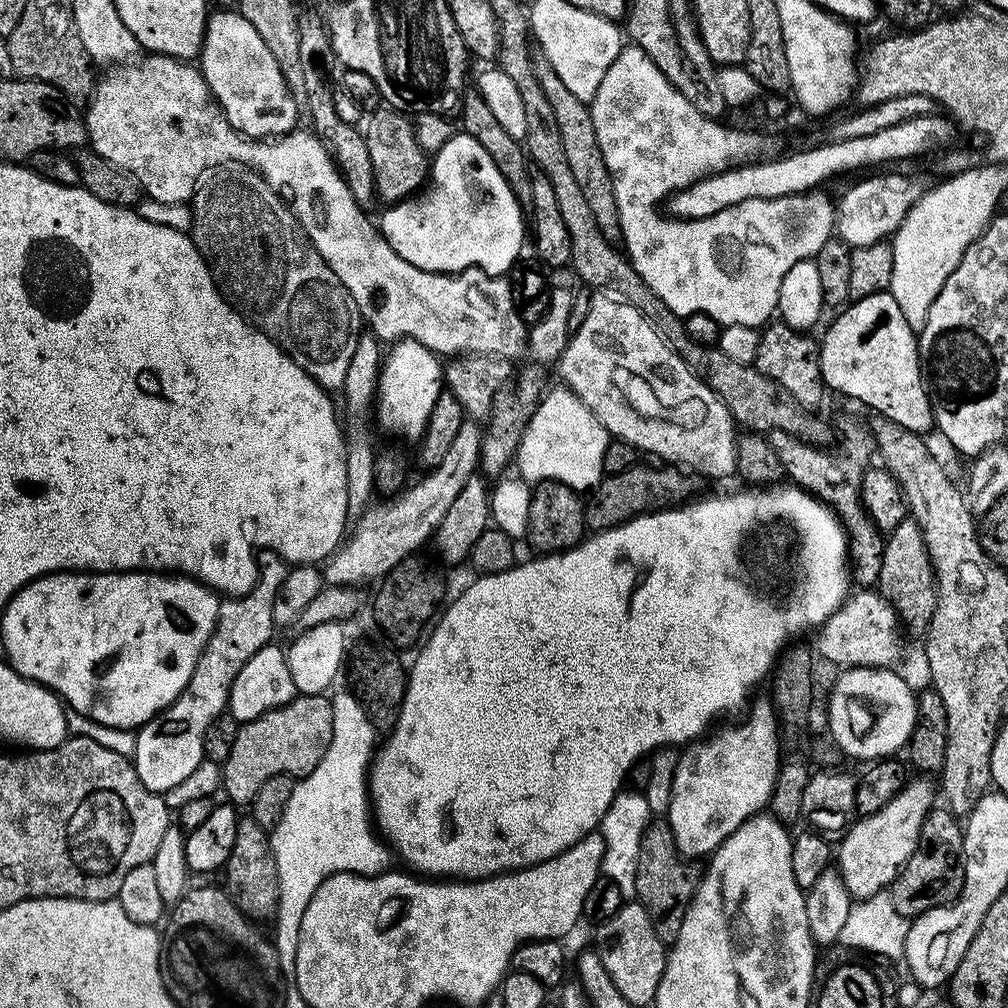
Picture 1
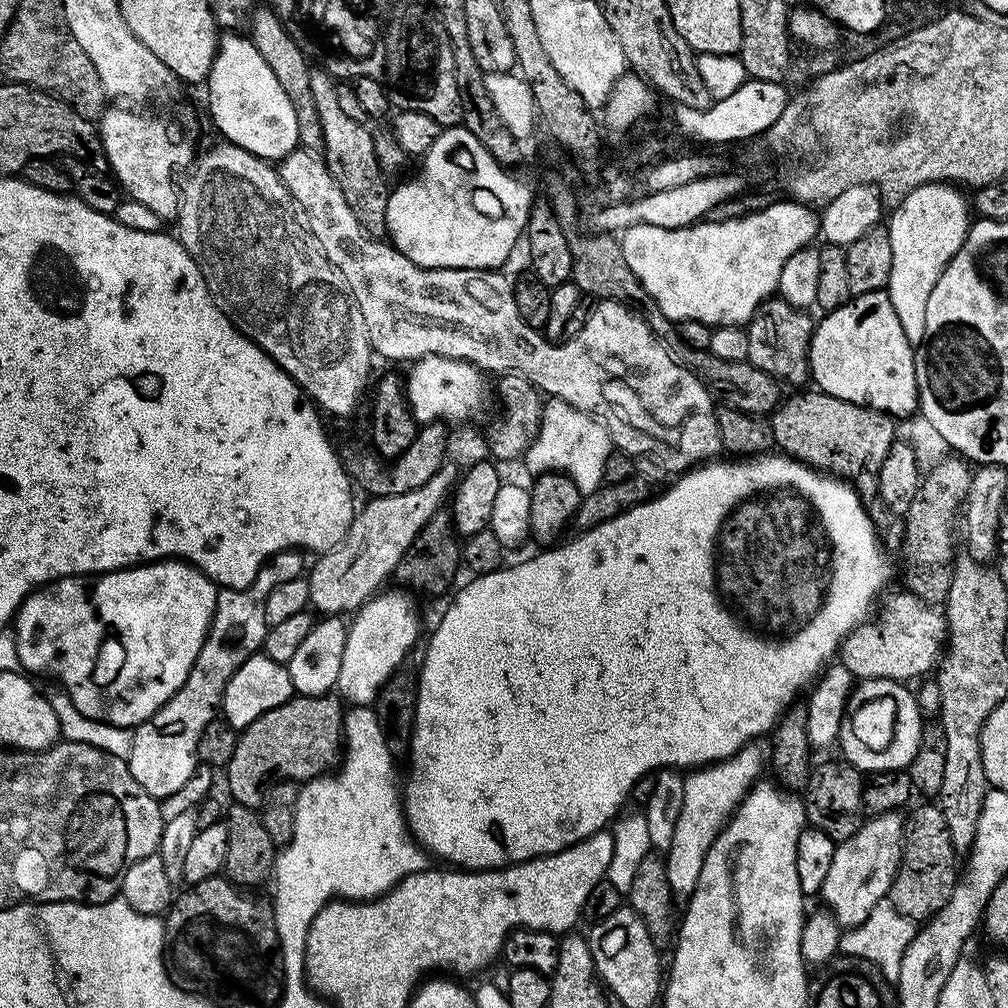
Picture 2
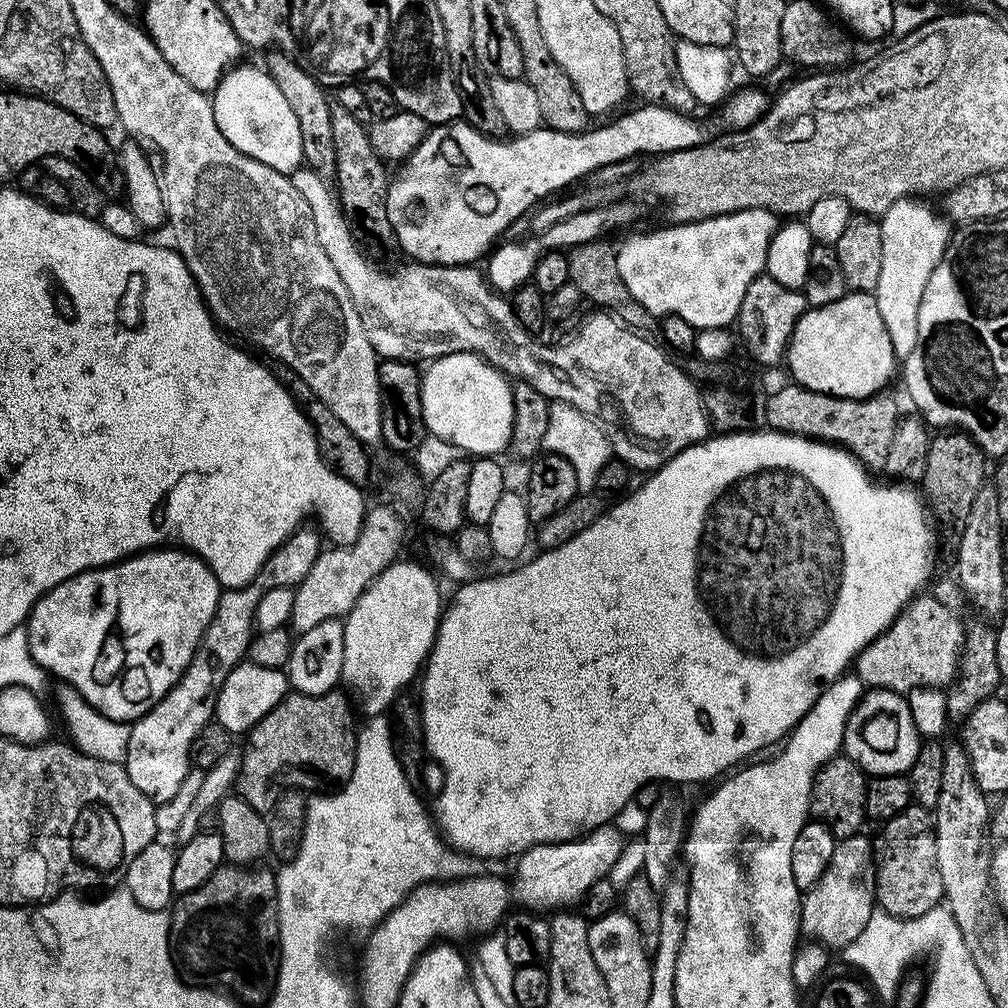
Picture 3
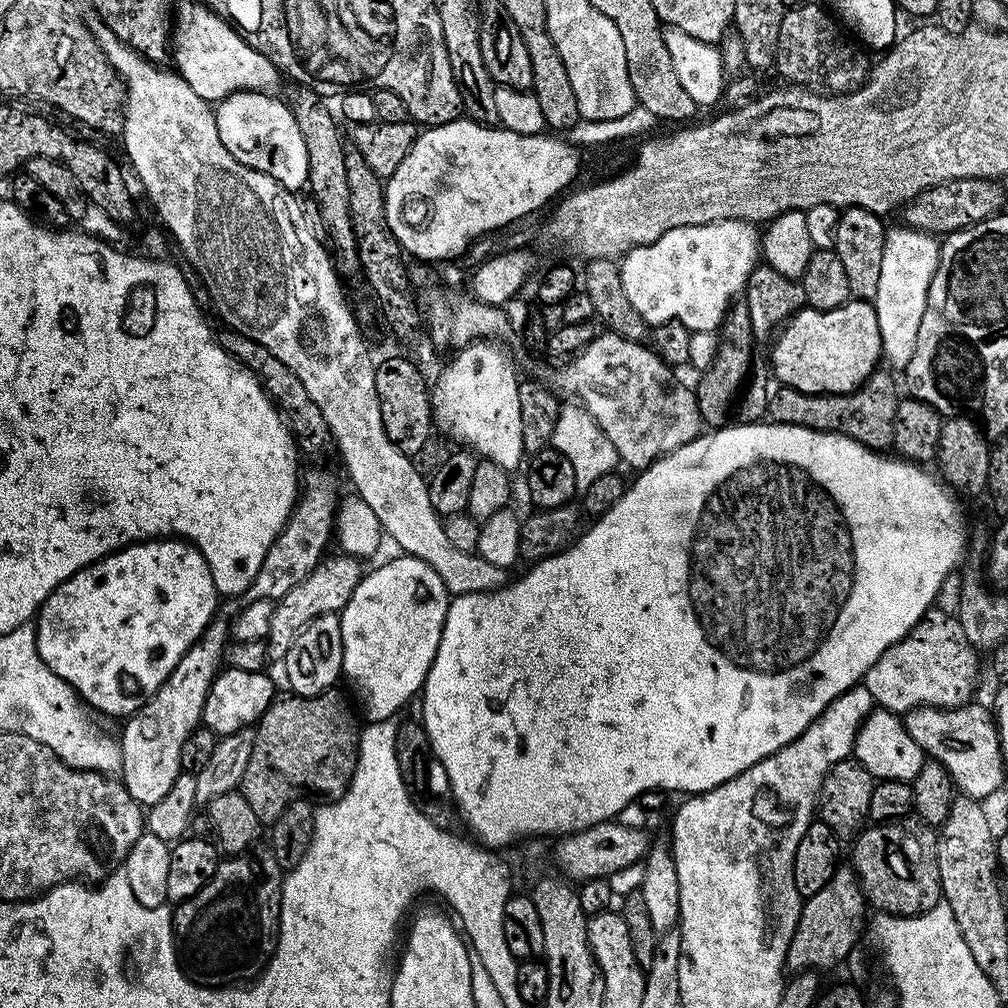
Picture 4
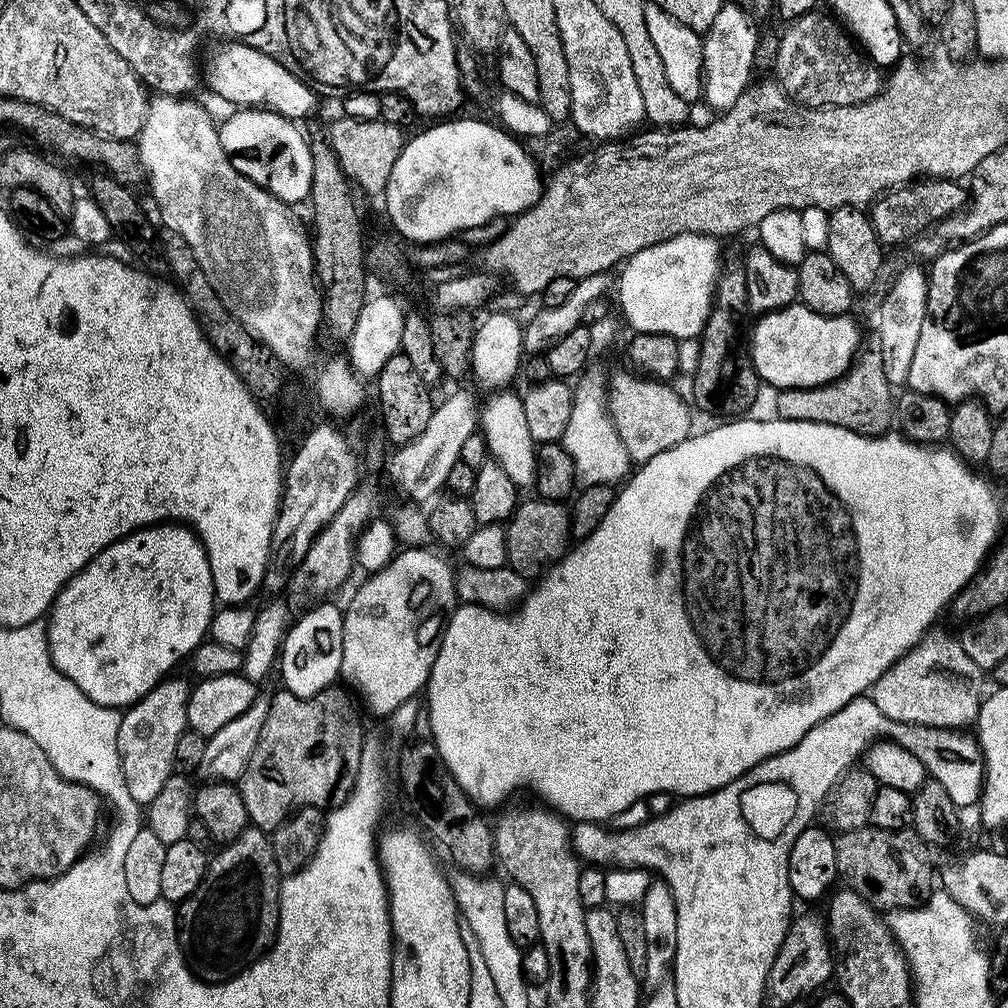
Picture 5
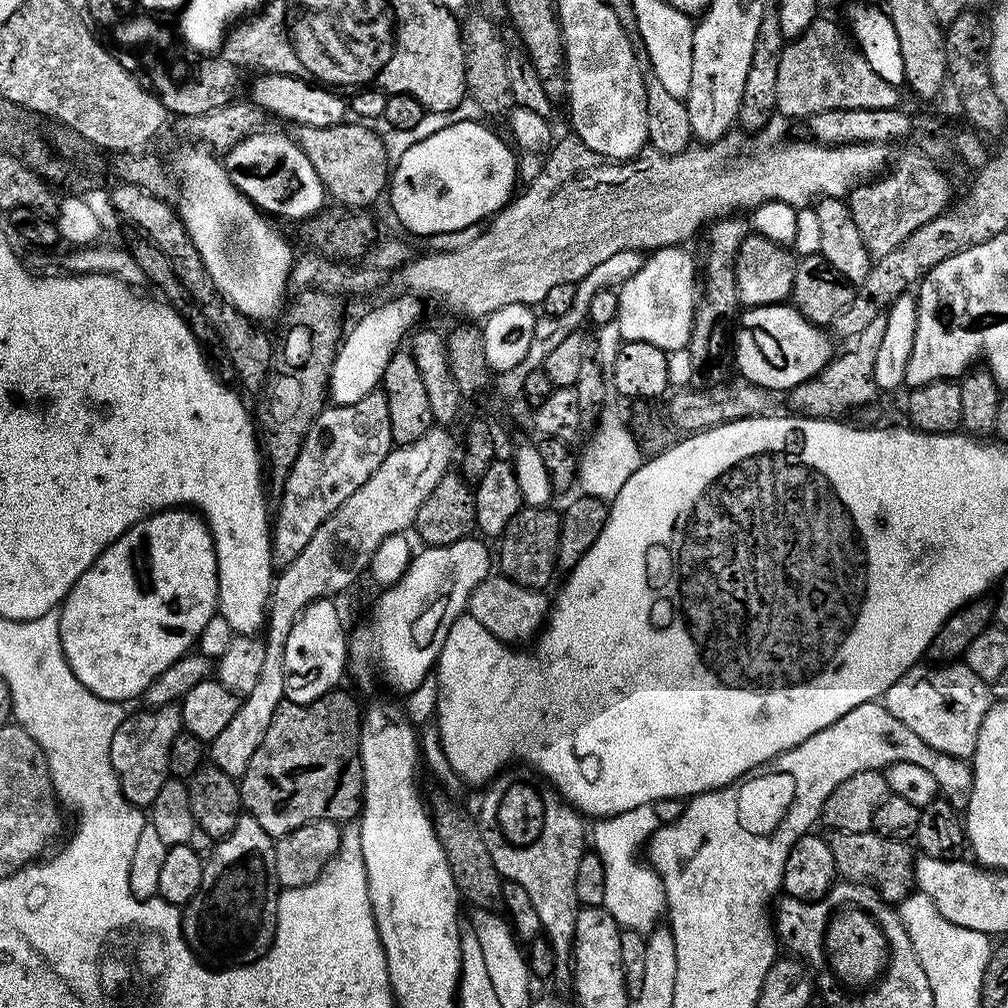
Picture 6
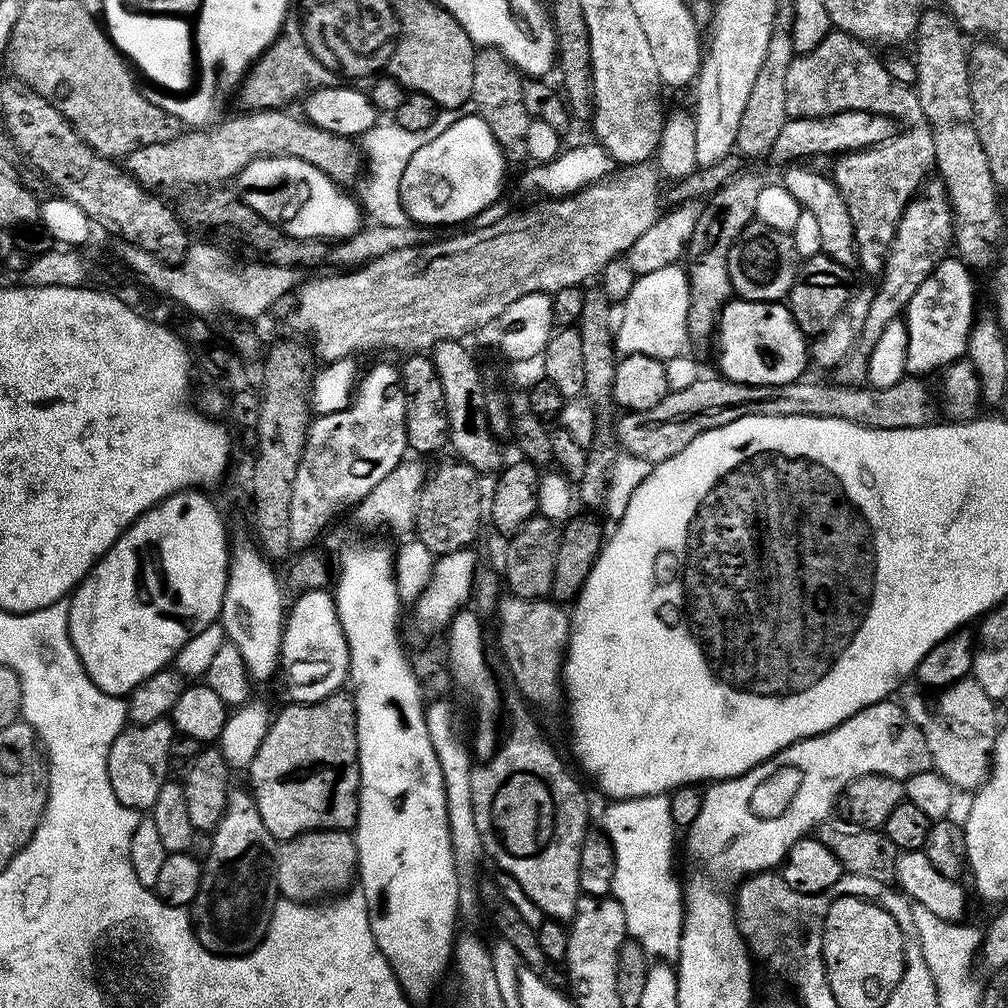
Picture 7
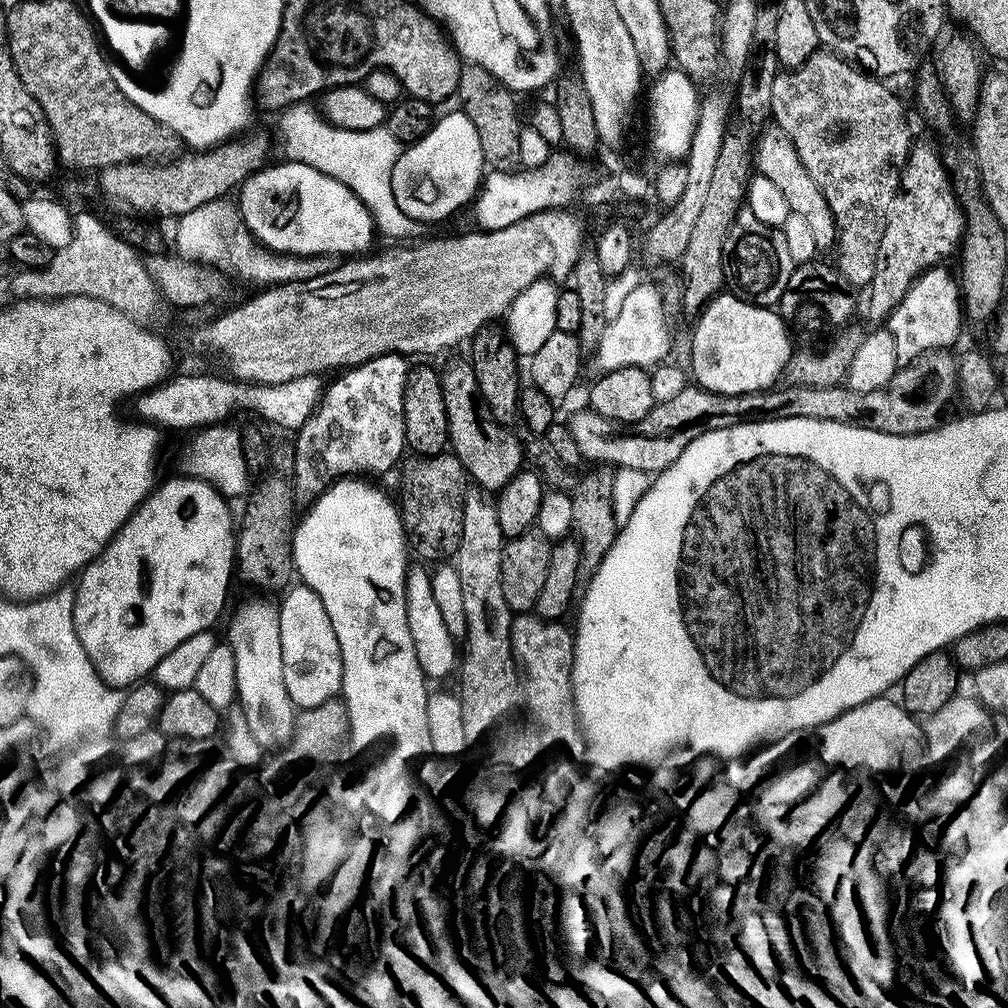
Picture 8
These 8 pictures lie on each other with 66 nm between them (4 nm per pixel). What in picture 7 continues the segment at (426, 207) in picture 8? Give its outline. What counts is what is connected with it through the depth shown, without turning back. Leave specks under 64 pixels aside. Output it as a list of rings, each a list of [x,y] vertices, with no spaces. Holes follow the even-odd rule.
[[[468,114],[442,129],[433,140],[412,152],[406,170],[400,175],[400,204],[408,213],[409,221],[421,226],[460,224],[486,211],[499,198],[500,187],[504,184],[504,156],[505,151],[493,139],[485,122],[475,114]]]

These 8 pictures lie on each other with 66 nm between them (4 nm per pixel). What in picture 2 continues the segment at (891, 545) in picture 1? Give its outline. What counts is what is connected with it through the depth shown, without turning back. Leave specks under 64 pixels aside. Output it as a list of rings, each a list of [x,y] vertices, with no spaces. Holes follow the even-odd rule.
[[[948,454],[945,460],[940,460],[932,469],[923,473],[918,494],[914,494],[914,502],[910,502],[908,511],[903,513],[904,520],[904,584],[903,587],[911,596],[932,606],[947,597],[954,571],[954,555],[952,556],[952,515],[961,511],[962,505],[970,490],[973,469],[963,459]]]

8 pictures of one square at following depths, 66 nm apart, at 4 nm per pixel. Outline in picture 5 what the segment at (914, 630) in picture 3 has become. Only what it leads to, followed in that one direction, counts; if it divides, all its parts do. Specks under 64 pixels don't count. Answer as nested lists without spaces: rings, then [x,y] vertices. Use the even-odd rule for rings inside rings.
[[[936,626],[925,632],[905,656],[898,658],[898,662],[894,662],[894,666],[890,666],[886,674],[882,674],[882,678],[878,678],[878,682],[872,684],[870,699],[874,702],[874,706],[878,706],[878,710],[882,710],[882,714],[886,714],[886,718],[903,724],[964,730],[980,713],[980,701],[986,692],[984,676],[982,669],[966,654],[959,639],[955,635],[952,637],[950,633],[943,632],[940,626]]]

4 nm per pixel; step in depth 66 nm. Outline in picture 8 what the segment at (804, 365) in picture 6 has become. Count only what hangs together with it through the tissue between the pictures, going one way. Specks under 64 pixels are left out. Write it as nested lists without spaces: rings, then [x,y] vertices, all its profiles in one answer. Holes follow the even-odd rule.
[[[727,290],[721,291],[720,295],[715,296],[705,308],[701,308],[700,315],[695,317],[693,324],[696,325],[692,328],[690,376],[707,392],[717,392],[723,396],[741,396],[771,389],[783,377],[784,368],[794,351],[794,345],[788,341],[790,329],[780,317],[779,311],[762,304],[751,304],[745,300],[739,300]]]

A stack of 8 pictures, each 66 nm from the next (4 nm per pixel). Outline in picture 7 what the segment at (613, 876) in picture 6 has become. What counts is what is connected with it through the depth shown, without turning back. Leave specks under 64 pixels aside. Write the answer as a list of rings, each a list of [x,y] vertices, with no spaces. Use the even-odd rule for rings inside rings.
[[[659,792],[653,796],[612,800],[605,806],[600,824],[604,835],[612,843],[616,865],[611,895],[624,907],[628,936],[639,942],[651,957],[675,957],[680,951],[684,904],[682,884],[672,873],[672,852],[668,849],[668,839],[674,833],[668,813],[668,796]]]

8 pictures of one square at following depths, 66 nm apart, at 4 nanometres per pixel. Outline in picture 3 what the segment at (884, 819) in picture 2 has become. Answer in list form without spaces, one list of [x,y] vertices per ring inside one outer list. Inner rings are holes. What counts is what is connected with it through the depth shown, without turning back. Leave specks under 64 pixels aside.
[[[864,834],[845,836],[837,843],[834,855],[830,858],[830,866],[826,866],[826,874],[818,878],[810,891],[803,893],[800,902],[800,931],[809,941],[822,944],[829,950],[841,950],[849,946],[854,938],[858,938],[862,930],[866,930],[866,922],[869,922],[870,914],[876,907],[876,860],[873,841],[871,844]]]

